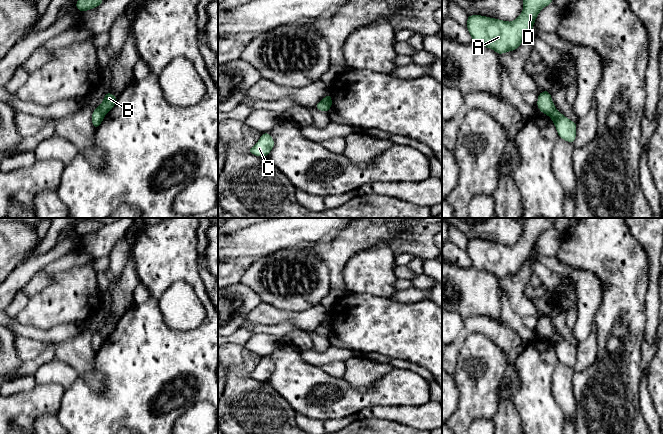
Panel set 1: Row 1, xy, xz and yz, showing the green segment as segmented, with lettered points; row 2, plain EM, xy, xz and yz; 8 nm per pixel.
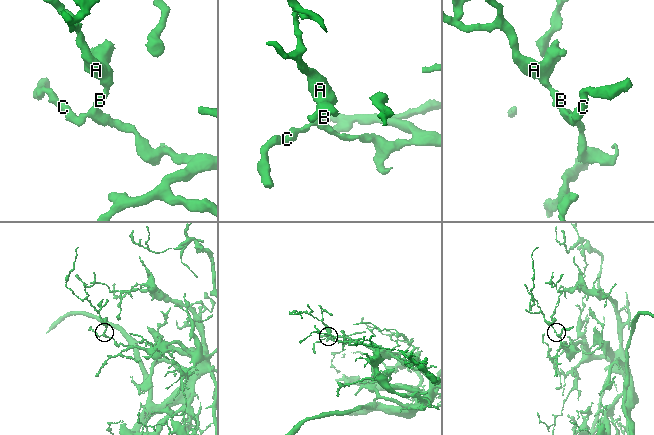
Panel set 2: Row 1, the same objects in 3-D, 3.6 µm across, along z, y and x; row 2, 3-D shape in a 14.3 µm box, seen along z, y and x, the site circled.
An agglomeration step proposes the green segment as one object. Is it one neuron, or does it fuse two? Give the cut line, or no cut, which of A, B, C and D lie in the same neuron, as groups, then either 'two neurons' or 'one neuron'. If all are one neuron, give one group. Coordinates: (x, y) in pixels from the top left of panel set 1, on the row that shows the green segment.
cut xy (96, 108), (105, 114); groups A B D / C; two neurons

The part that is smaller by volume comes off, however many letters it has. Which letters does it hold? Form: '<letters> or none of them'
A, B, D

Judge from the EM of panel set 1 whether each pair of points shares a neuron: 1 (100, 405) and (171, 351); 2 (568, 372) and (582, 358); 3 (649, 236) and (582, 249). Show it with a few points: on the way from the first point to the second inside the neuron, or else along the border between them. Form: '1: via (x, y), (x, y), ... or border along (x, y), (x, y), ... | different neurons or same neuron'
1: via (118, 402), (153, 369) | same neuron
2: border along (572, 368), (575, 372) | different neurons
3: border along (628, 228), (631, 235), (644, 249), (648, 259) | different neurons

